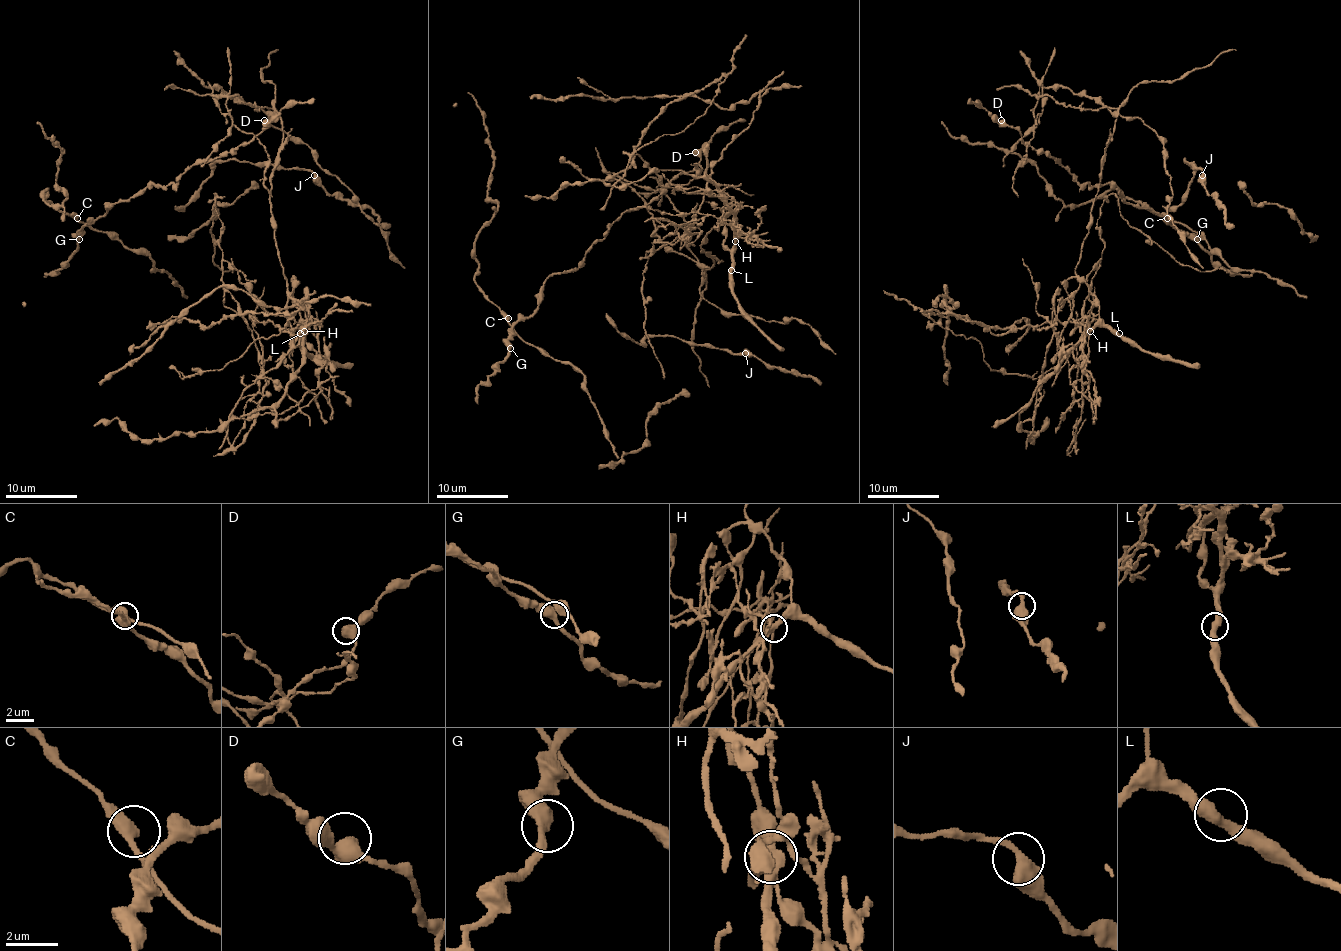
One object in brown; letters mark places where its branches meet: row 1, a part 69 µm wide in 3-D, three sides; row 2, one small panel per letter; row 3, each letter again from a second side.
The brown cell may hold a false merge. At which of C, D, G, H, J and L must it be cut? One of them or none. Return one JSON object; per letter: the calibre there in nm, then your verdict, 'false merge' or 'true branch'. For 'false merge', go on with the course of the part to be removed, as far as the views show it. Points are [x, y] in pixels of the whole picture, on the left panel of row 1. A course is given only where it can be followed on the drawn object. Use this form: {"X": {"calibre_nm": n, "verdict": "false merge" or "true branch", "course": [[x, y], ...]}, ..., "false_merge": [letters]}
{"C": {"calibre_nm": 420, "verdict": "true branch"}, "D": {"calibre_nm": 460, "verdict": "true branch"}, "G": {"calibre_nm": 440, "verdict": "true branch"}, "H": {"calibre_nm": 440, "verdict": "false merge"}, "J": {"calibre_nm": 440, "verdict": "true branch"}, "L": {"calibre_nm": 440, "verdict": "true branch"}, "false_merge": ["H"]}

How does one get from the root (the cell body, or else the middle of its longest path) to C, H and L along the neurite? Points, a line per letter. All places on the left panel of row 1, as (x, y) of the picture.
C: (280, 259), (270, 195), (282, 120), (237, 95), (230, 120), (259, 141), (84, 225), (77, 218)
H: (280, 259), (289, 294), (294, 278), (293, 296), (303, 332)
L: (280, 259), (289, 294), (294, 278), (293, 296), (300, 316), (300, 333)

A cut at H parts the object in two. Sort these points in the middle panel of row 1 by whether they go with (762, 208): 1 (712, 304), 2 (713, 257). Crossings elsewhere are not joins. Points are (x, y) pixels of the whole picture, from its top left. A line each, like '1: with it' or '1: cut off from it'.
1: with it
2: with it

